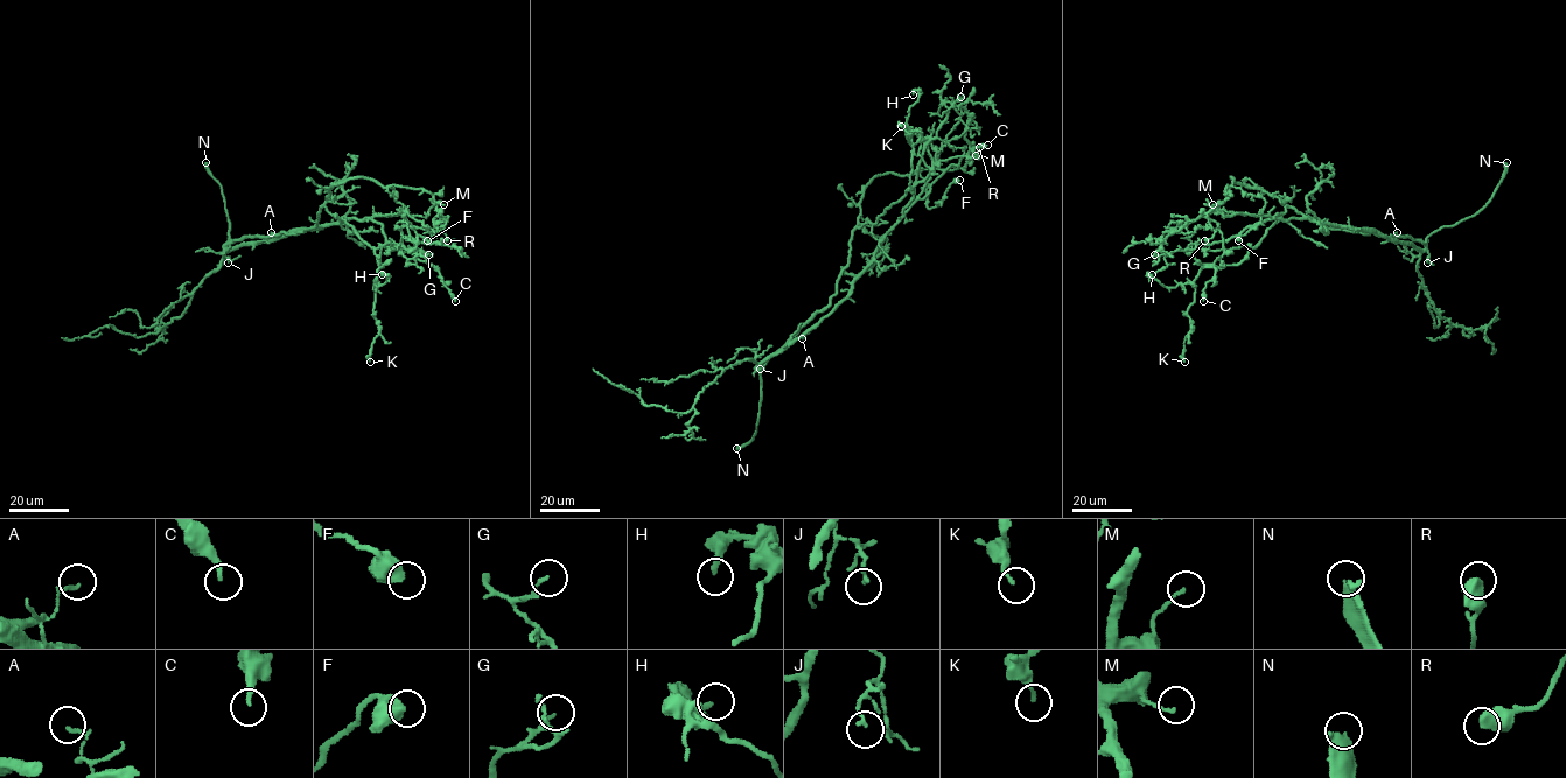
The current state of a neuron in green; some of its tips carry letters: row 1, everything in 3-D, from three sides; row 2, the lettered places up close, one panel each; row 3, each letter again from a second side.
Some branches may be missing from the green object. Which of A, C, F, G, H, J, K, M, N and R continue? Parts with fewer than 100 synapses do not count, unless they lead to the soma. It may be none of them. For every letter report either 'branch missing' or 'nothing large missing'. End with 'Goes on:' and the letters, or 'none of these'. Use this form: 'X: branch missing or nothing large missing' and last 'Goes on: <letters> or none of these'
A: nothing large missing
C: nothing large missing
F: nothing large missing
G: nothing large missing
H: nothing large missing
J: nothing large missing
K: nothing large missing
M: nothing large missing
N: branch missing
R: nothing large missing
Goes on: N

